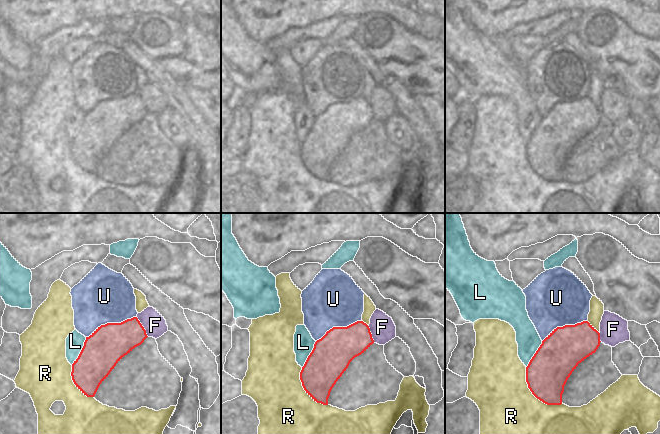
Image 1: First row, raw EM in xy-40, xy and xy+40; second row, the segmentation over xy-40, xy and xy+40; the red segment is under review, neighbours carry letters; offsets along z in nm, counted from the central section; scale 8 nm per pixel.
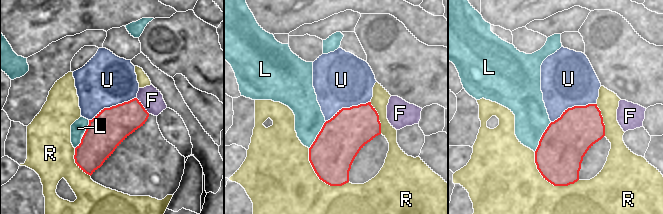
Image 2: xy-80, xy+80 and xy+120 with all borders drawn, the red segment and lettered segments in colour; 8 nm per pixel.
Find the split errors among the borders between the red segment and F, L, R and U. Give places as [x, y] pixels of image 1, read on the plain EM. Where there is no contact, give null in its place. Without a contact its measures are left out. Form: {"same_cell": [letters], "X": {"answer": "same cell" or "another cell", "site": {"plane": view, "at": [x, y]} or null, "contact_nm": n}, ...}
{"same_cell": [], "F": {"answer": "another cell", "site": {"plane": "xy-40", "at": [142, 102]}, "contact_nm": 190}, "L": {"answer": "another cell", "site": {"plane": "xy-40", "at": [81, 127]}, "contact_nm": 260}, "R": {"answer": "another cell", "site": {"plane": "xy+40", "at": [533, 170]}, "contact_nm": 420}, "U": {"answer": "another cell", "site": {"plane": "xy-40", "at": [110, 99]}, "contact_nm": 440}}

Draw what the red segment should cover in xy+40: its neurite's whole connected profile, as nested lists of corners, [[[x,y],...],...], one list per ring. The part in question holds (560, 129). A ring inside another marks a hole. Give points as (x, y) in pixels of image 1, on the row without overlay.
[[[588,97],[554,105],[526,143],[532,170],[547,181],[561,181],[568,154],[579,139],[596,128],[600,118],[600,109]]]

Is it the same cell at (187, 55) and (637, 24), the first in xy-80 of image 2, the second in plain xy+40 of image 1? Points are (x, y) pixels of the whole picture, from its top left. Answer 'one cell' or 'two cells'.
two cells

